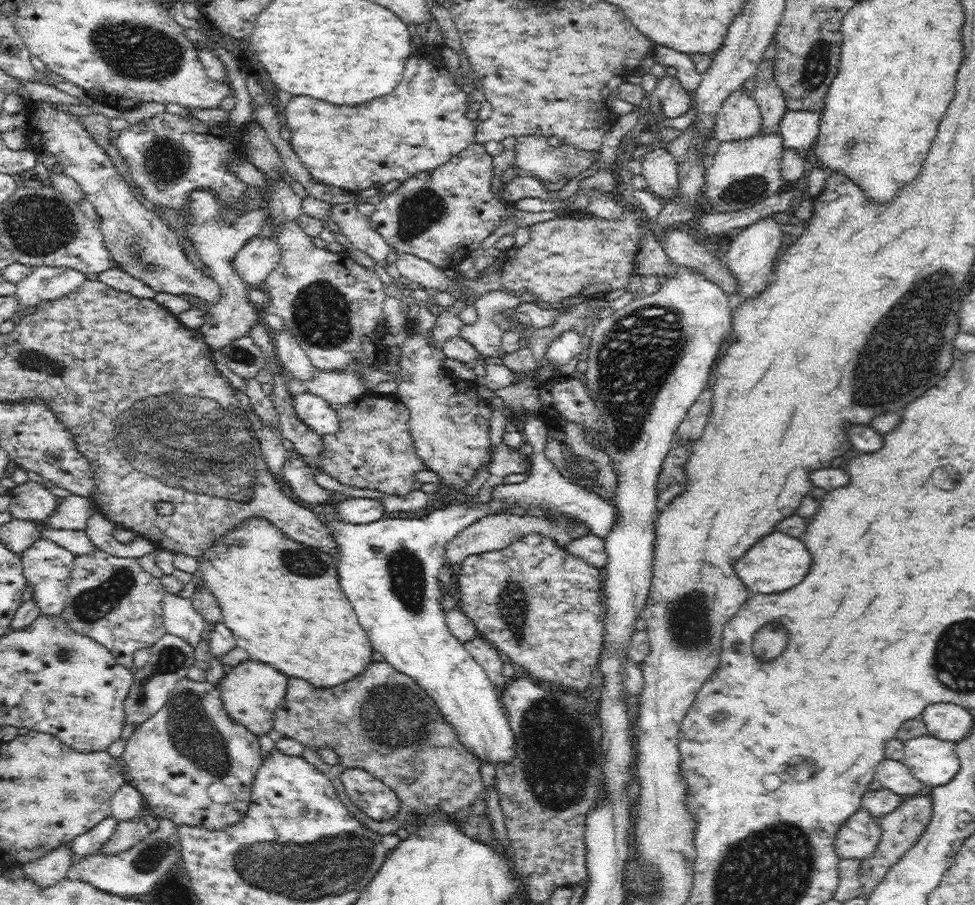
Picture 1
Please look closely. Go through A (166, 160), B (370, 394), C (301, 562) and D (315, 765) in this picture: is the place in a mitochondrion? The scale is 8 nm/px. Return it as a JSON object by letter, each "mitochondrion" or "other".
{"A":"mitochondrion","B":"other","C":"mitochondrion","D":"other"}

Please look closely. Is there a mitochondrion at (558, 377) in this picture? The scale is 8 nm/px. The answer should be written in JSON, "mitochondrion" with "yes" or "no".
{"mitochondrion":"no"}

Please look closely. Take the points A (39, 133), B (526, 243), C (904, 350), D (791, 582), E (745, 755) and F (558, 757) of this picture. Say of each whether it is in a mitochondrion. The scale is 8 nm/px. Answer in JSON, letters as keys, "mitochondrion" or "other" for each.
{"A":"other","B":"other","C":"mitochondrion","D":"other","E":"other","F":"mitochondrion"}

